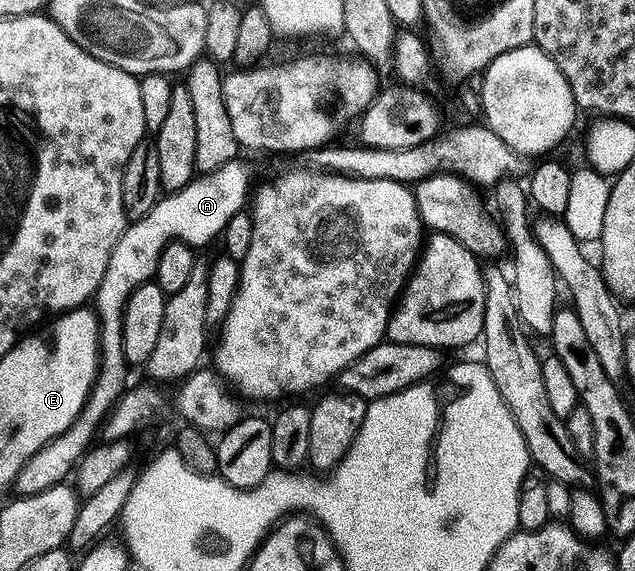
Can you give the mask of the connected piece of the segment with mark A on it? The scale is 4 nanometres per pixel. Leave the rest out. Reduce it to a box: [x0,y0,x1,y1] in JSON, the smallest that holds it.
[16,159,252,497]

